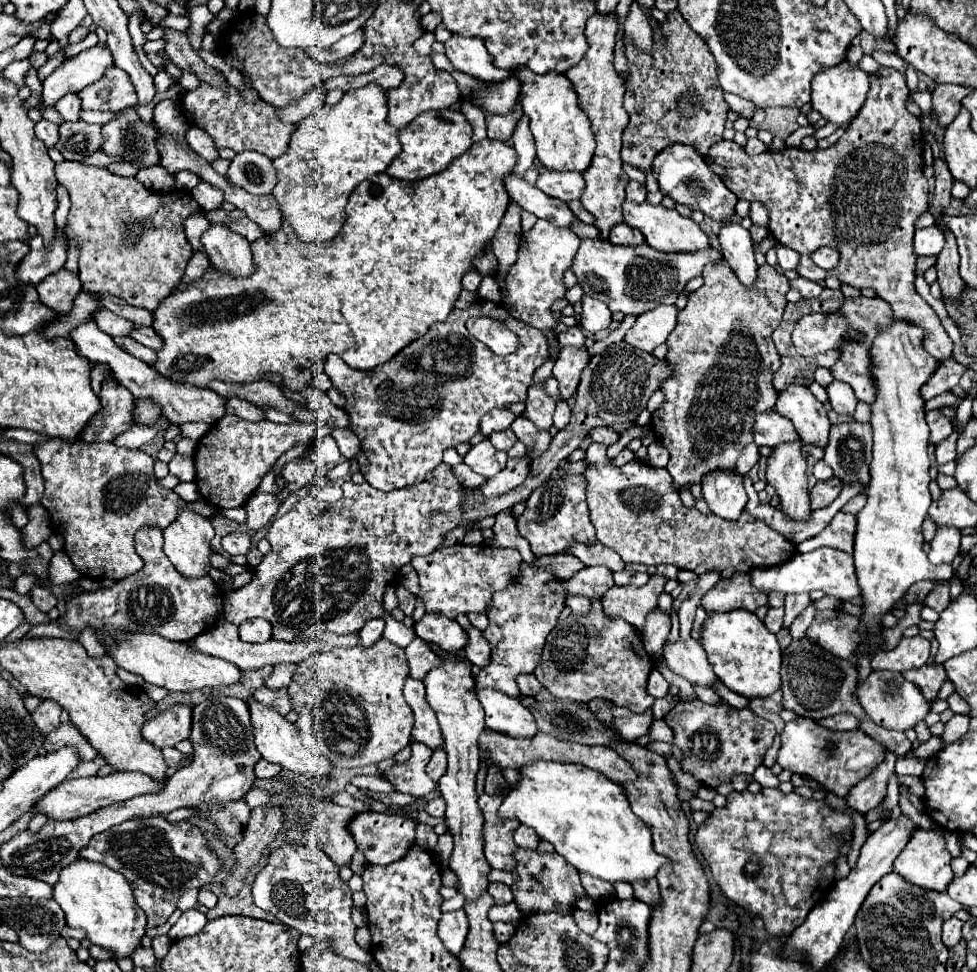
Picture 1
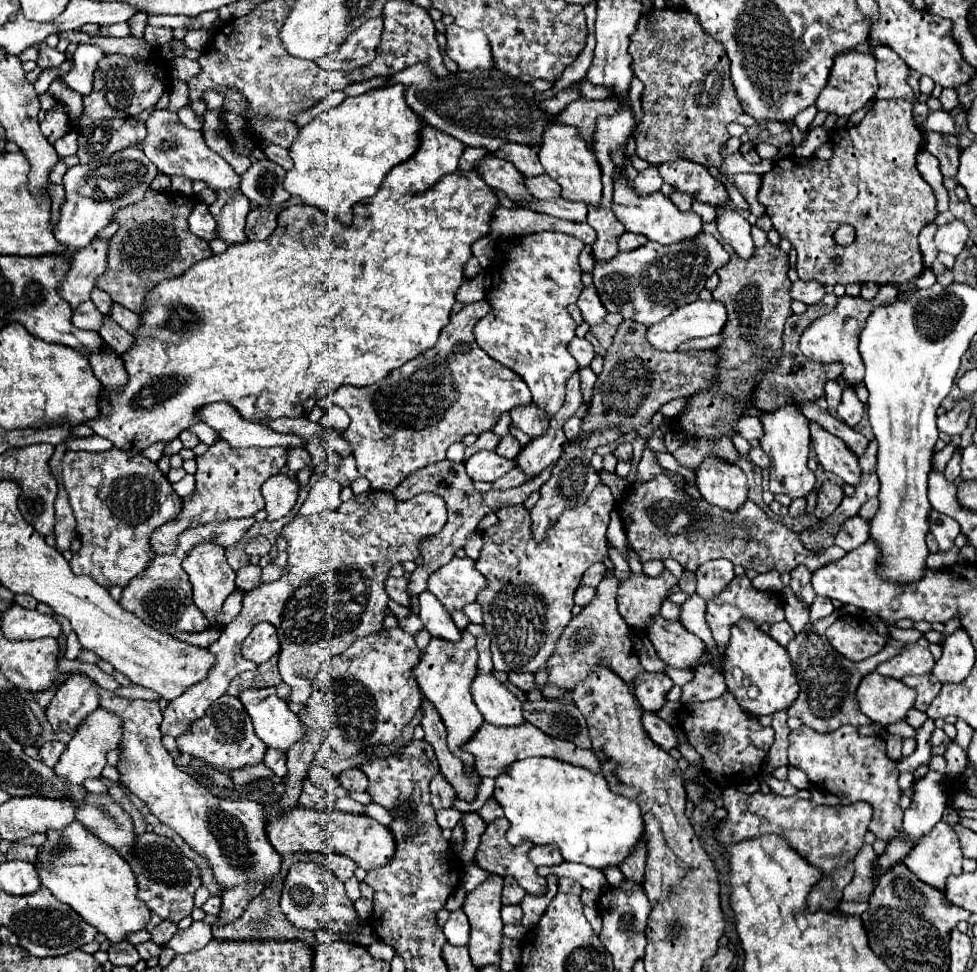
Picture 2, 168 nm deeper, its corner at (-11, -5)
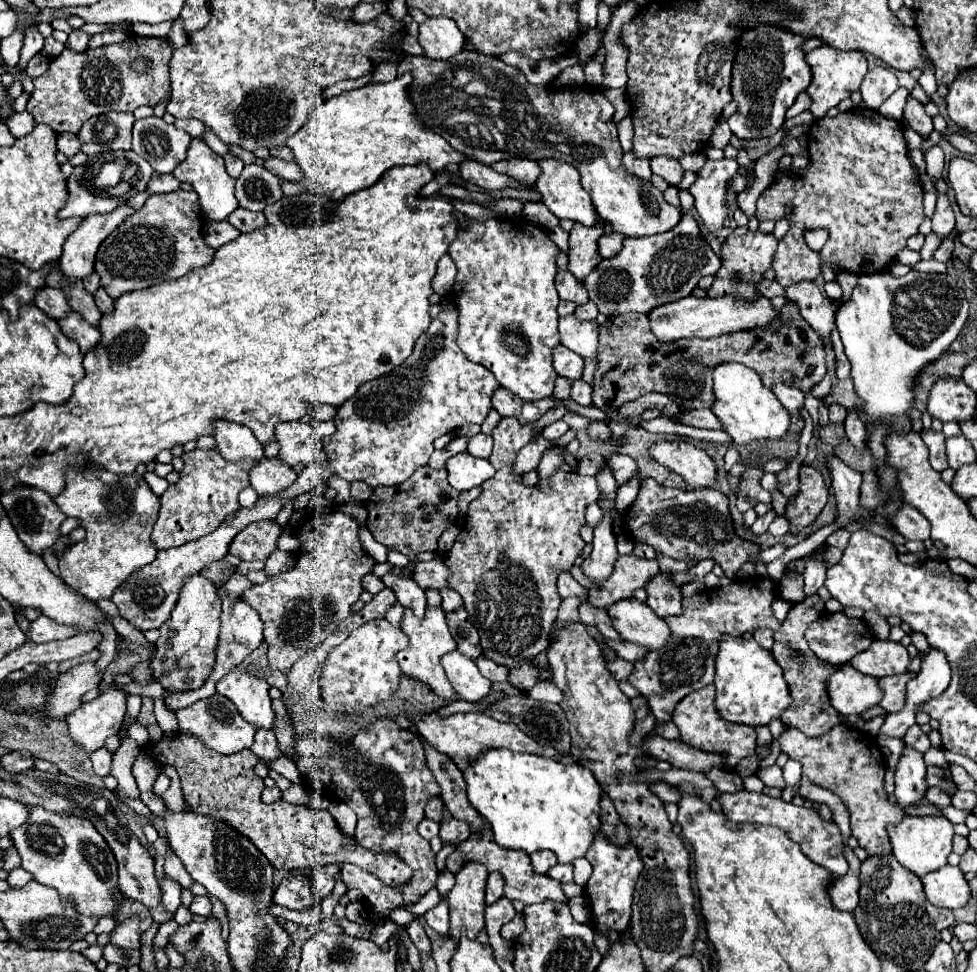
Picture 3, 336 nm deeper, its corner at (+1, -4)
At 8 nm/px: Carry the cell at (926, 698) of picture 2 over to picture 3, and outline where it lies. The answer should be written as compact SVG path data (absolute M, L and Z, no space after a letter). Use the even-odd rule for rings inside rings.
M902 673L902 675L892 675L892 677L882 677L878 679L880 689L884 691L882 701L878 703L886 713L900 711L906 703L906 683L912 679L912 673Z

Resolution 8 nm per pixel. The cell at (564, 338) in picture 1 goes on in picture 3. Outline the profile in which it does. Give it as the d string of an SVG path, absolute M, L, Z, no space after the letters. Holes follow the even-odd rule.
M558 345L554 349L554 371L560 377L566 377L570 381L576 381L582 377L582 369L584 369L584 359L576 353L572 353L570 349L564 349L564 345Z

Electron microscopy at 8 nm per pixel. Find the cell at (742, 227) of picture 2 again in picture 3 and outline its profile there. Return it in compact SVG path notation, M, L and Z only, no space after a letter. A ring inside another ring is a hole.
M736 159L706 161L696 173L696 181L690 185L694 207L710 231L722 229L722 221L728 217L726 191L728 181L738 171Z

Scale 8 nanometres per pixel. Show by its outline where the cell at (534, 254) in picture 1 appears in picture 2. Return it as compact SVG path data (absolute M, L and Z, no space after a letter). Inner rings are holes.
M536 232L500 244L496 262L488 270L488 274L492 276L492 288L488 290L486 300L492 304L492 312L474 326L474 336L480 348L490 358L514 370L518 376L524 378L524 382L528 382L534 404L544 410L548 418L552 418L564 404L566 380L578 368L576 360L568 352L568 342L576 336L576 322L566 312L566 306L574 304L584 288L580 280L582 270L578 266L582 248L584 244L578 238L560 232Z

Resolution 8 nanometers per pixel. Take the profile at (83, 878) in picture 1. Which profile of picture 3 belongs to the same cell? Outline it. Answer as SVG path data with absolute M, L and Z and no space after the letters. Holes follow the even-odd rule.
M38 805L28 807L28 821L12 829L8 835L12 845L16 847L22 869L34 875L34 879L42 885L54 887L62 897L74 897L76 909L84 915L96 917L116 917L118 903L112 899L112 887L118 881L118 869L112 849L108 847L106 839L94 829L90 821L84 821L78 815L64 815L52 813Z

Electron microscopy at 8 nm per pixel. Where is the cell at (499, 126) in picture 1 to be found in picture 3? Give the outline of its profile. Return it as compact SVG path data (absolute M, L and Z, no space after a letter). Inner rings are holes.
M508 159L508 161L498 161L490 165L496 173L512 177L520 185L536 185L536 179L540 177L542 169L536 161L528 159Z

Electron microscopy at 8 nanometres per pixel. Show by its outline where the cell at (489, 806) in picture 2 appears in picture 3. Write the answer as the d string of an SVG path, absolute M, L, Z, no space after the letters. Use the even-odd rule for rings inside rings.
M450 819L450 821L442 821L440 823L440 839L444 845L454 845L458 847L462 841L466 841L470 835L468 835L468 825L456 821L456 819Z

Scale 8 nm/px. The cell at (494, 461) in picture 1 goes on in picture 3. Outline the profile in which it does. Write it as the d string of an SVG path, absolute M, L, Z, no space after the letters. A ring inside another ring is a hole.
M468 453L450 457L444 469L448 471L448 483L458 491L480 487L486 479L494 475L494 467L486 459L476 459Z

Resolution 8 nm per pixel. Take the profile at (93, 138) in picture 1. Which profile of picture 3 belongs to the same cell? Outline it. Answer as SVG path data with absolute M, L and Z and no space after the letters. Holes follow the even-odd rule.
M116 111L86 121L82 131L78 133L82 153L98 155L104 151L118 151L118 149L128 151L134 121L136 119L132 113L116 113Z

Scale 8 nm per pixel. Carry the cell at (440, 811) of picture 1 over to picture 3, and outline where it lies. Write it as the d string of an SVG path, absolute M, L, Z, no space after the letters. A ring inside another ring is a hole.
M422 819L420 825L418 825L418 833L420 833L424 839L428 839L428 841L438 835L438 829L440 829L440 825L434 823L434 821L428 821L428 819Z

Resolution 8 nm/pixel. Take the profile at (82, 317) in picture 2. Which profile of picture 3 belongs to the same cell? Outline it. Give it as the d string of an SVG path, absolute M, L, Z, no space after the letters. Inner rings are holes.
M42 287L38 293L36 293L36 299L34 299L34 305L40 307L46 315L50 315L52 319L60 319L60 317L66 317L68 311L70 311L70 305L68 305L68 299L64 293L60 293L58 289L52 289L52 287Z

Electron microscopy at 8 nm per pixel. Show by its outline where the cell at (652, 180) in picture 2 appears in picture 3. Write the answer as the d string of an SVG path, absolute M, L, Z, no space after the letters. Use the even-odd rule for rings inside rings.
M632 151L624 153L624 167L626 167L630 173L634 173L636 177L640 177L642 181L648 181L648 179L652 177L648 157L636 157Z

